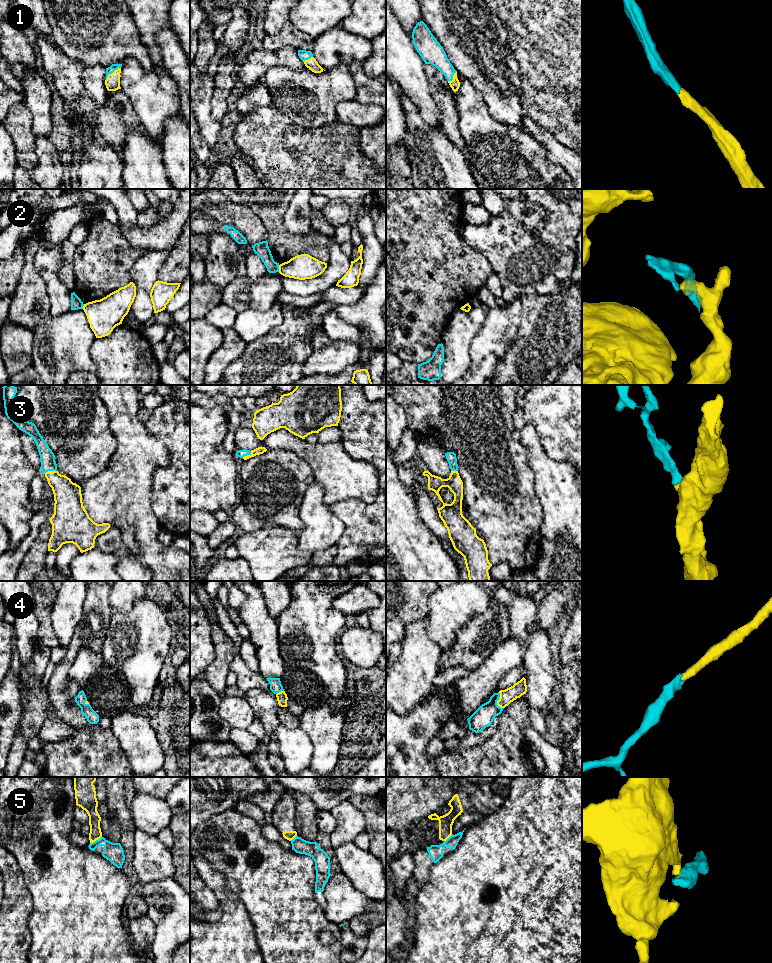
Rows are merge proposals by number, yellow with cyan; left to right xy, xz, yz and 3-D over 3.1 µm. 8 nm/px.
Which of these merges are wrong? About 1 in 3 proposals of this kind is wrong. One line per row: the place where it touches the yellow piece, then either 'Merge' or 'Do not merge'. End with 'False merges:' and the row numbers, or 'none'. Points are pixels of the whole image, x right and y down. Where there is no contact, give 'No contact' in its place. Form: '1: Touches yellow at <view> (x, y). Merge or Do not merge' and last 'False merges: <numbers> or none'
1: Touches yellow at xy (113, 72). Merge
2: Touches yellow at xz (279, 268). Do not merge
3: Touches yellow at xz (247, 455). Merge
4: Touches yellow at yz (497, 701). Merge
5: Touches yellow at xy (95, 840). Do not merge
False merges: 2, 5

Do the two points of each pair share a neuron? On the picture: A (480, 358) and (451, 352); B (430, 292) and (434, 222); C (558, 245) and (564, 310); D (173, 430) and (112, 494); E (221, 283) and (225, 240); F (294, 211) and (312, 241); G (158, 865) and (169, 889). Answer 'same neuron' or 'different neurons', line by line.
A: different neurons
B: same neuron
C: different neurons
D: different neurons
E: same neuron
F: different neurons
G: different neurons

